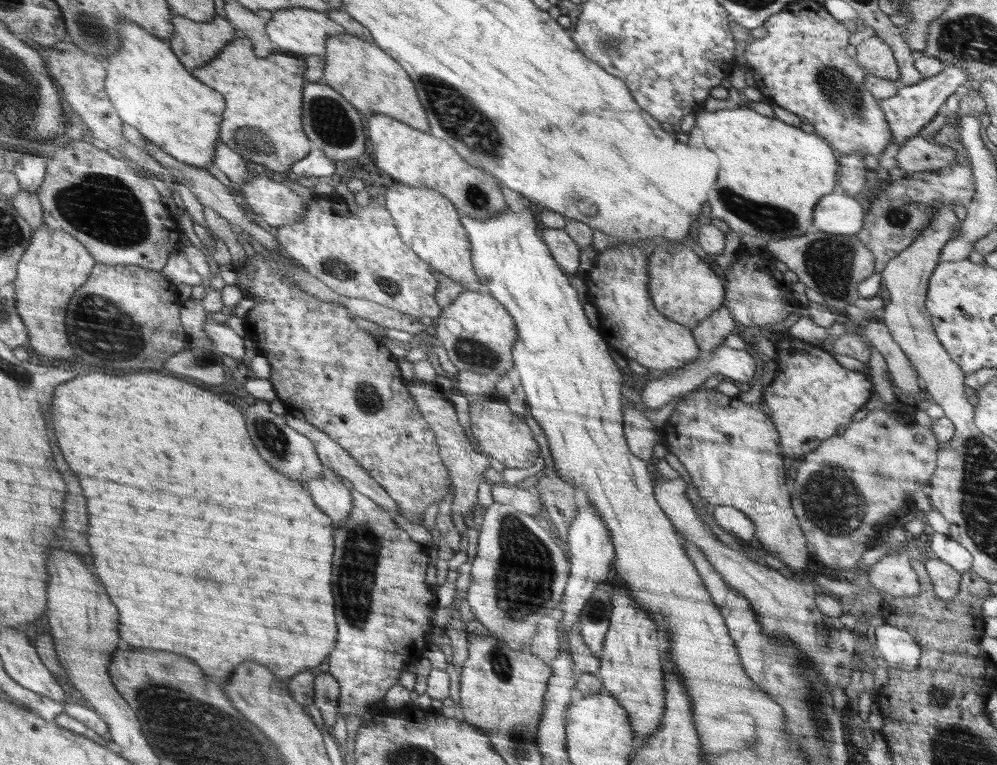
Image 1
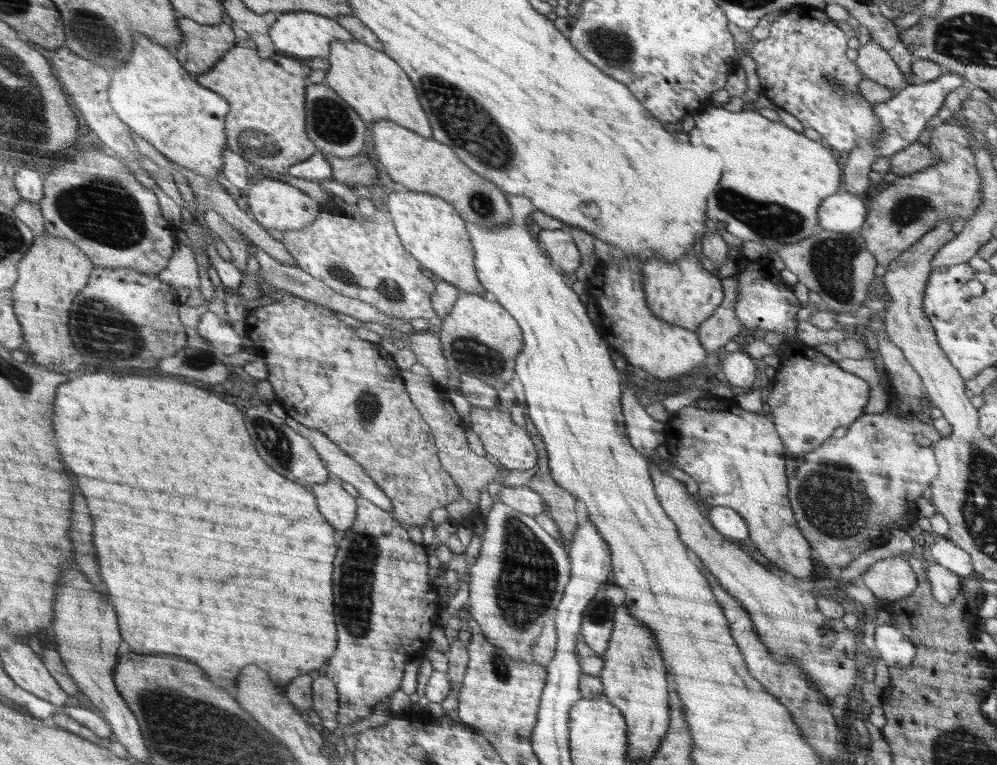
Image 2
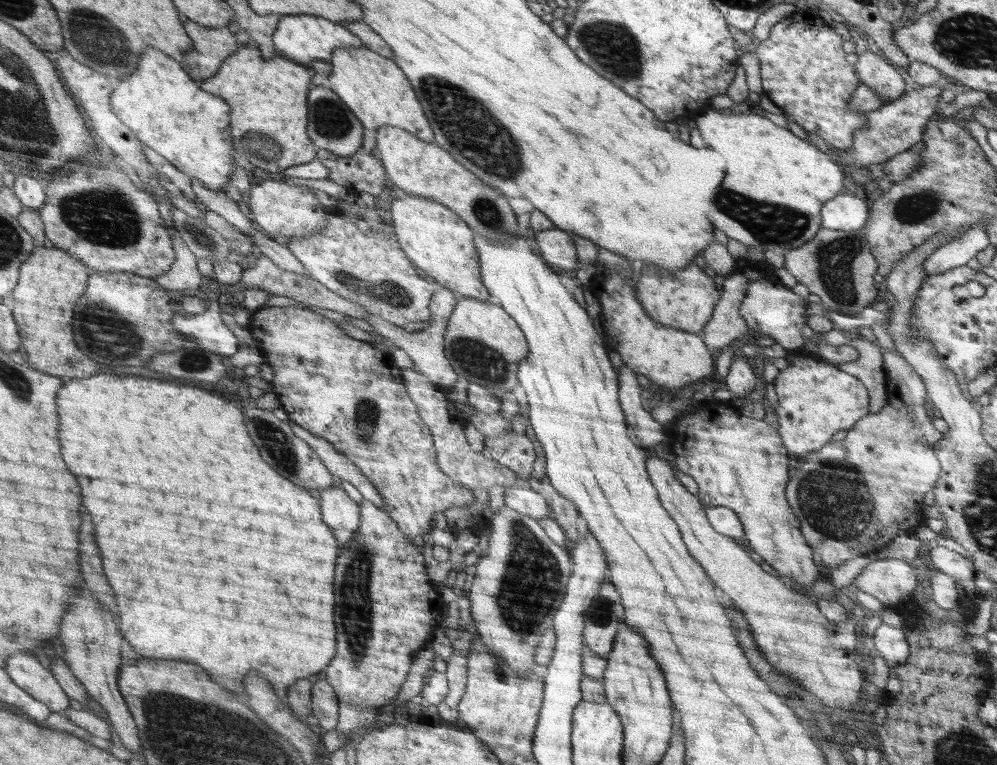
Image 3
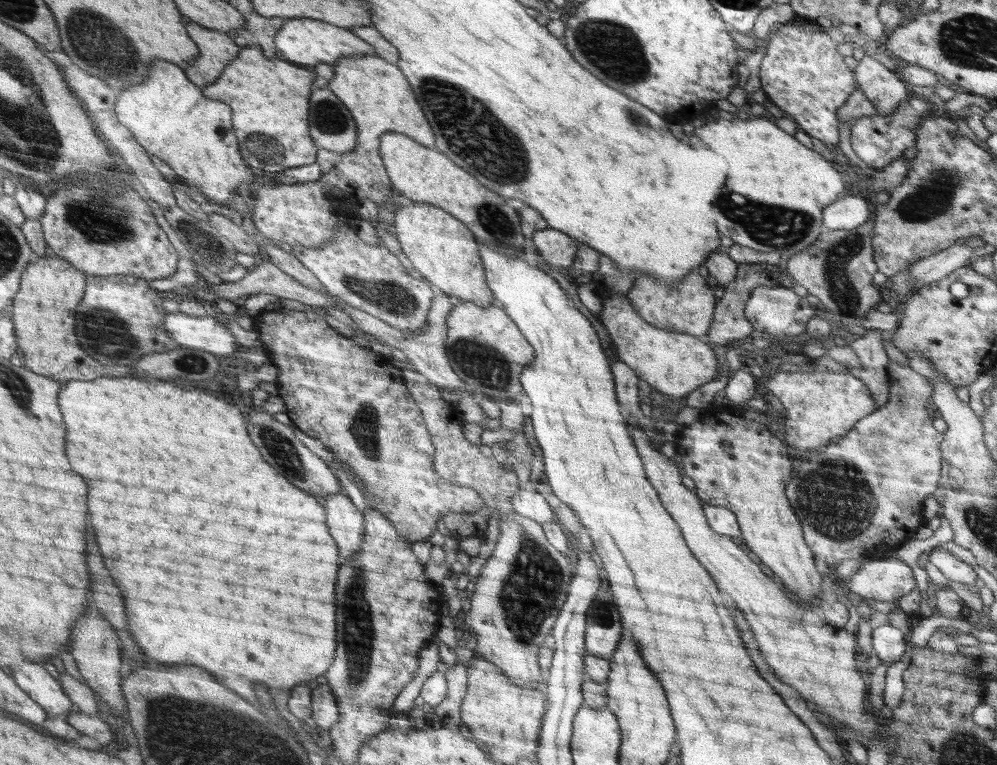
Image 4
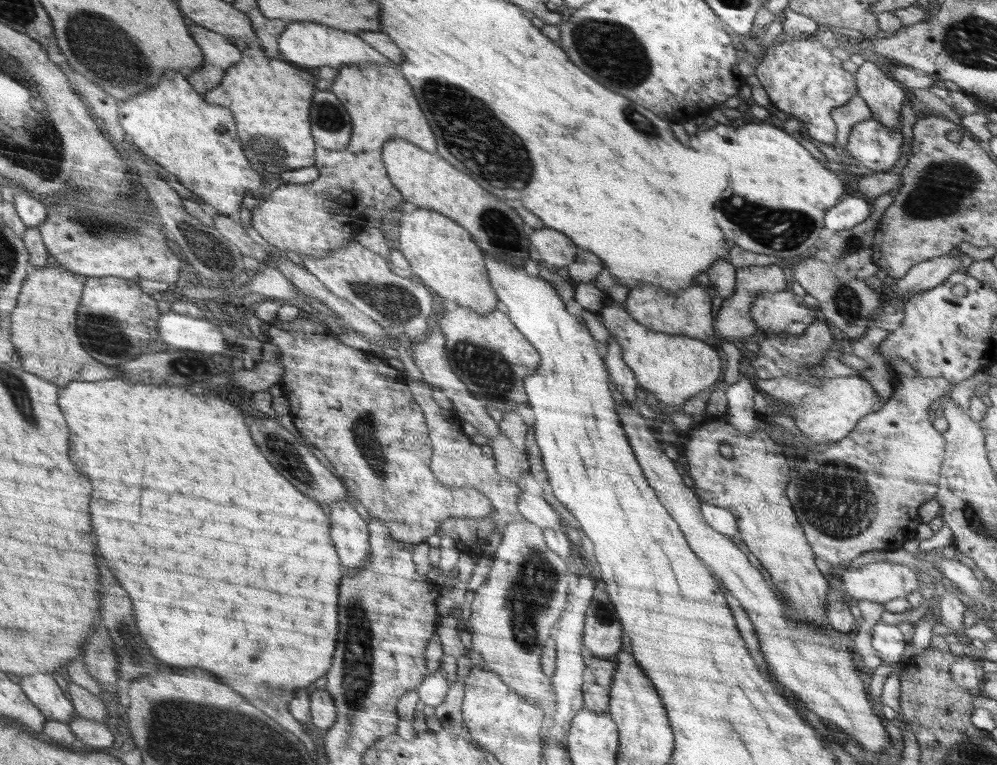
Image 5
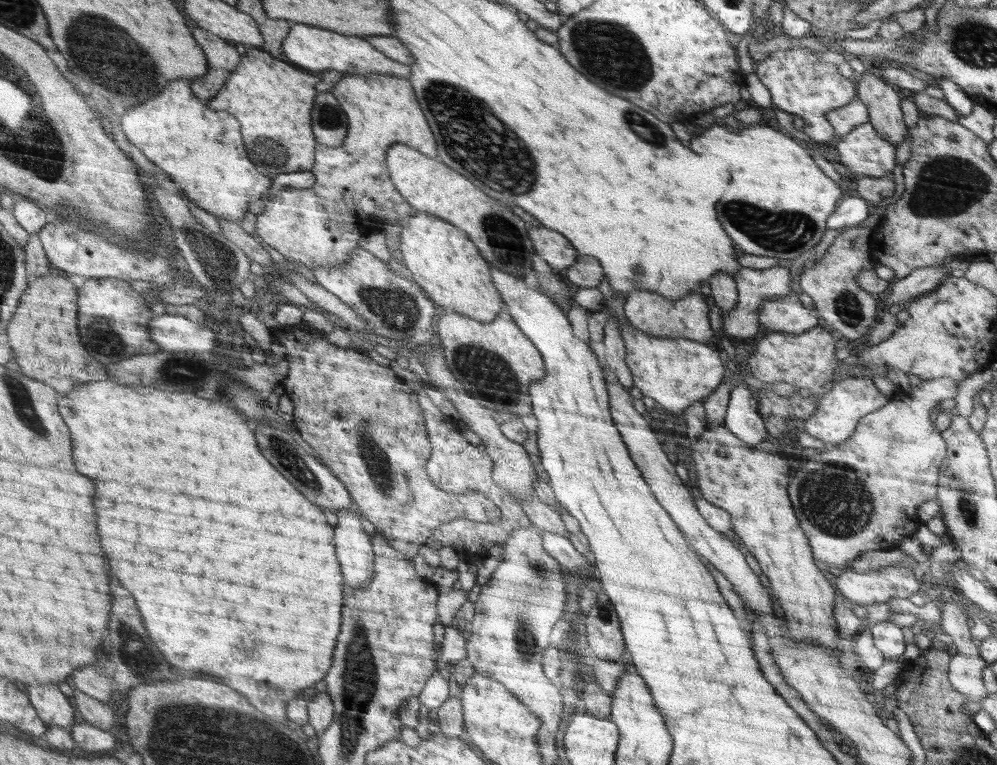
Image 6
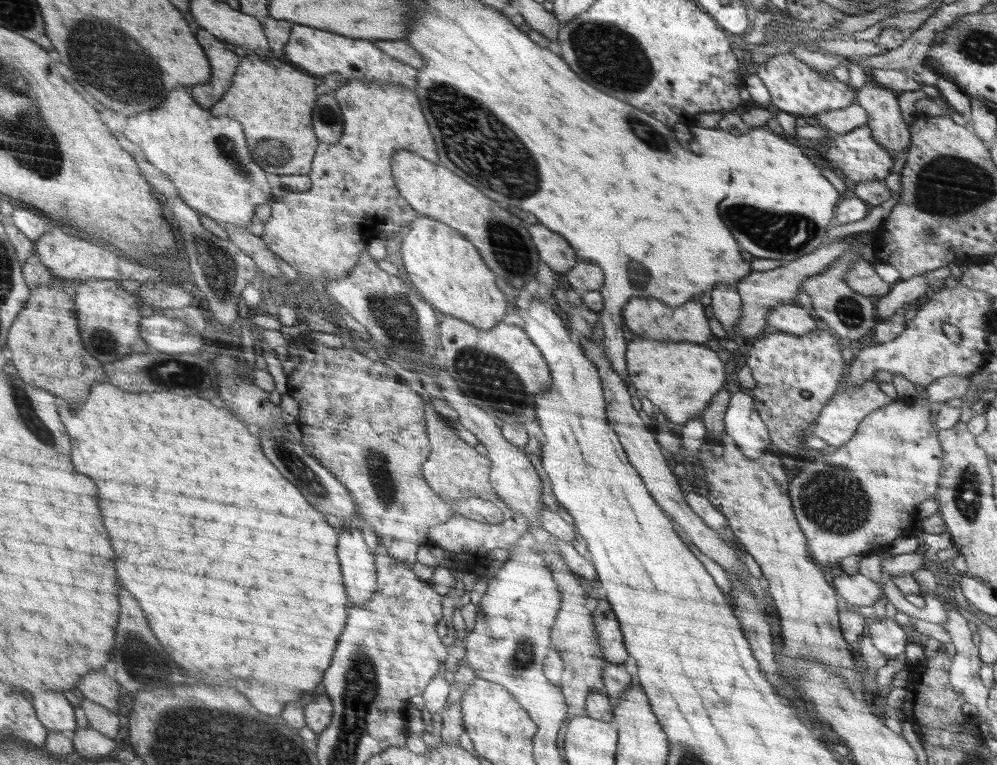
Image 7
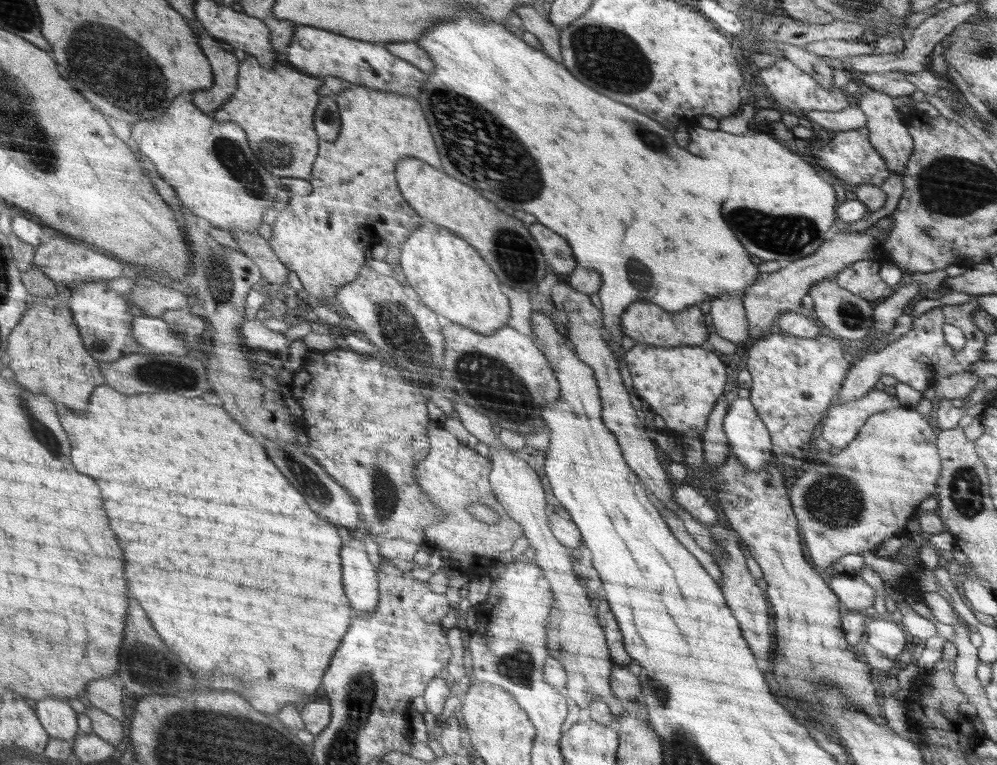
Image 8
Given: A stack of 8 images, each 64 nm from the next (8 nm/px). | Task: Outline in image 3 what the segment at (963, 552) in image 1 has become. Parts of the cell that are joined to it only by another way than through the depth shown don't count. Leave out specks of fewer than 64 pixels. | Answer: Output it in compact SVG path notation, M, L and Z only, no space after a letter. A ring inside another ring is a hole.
M931 545L929 549L932 567L941 570L948 576L953 576L957 580L972 580L975 578L976 570L973 561L940 545Z

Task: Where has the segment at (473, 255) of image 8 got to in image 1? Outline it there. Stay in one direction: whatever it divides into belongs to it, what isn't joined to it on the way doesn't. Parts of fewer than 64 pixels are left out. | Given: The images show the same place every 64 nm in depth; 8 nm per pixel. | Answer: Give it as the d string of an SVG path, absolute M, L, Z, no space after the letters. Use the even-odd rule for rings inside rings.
M390 186L386 191L385 207L389 209L396 221L397 231L401 239L422 260L444 276L463 284L467 290L483 291L472 261L472 244L462 224L458 208L452 201L425 186Z

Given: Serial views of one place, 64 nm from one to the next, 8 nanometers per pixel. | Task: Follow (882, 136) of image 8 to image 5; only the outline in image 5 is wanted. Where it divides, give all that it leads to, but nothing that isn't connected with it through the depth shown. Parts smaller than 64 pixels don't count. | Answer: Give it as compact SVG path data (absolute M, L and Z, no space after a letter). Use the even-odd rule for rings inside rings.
M864 61L855 72L858 94L872 111L874 120L886 128L900 128L900 106L904 102L904 84L884 74L872 61Z

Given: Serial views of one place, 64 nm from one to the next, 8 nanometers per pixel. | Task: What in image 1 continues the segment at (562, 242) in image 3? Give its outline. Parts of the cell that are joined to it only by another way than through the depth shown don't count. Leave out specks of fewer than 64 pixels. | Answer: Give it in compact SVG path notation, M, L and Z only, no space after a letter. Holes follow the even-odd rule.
M544 228L542 231L543 240L548 245L550 252L556 257L558 264L562 265L562 270L576 275L581 251L578 245L564 229Z

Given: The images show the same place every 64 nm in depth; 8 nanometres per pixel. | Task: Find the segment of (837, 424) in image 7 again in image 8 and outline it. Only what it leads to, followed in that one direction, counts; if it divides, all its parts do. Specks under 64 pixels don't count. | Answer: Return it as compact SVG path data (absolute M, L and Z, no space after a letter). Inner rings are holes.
M875 387L862 399L850 403L834 402L826 415L820 437L829 442L835 451L845 449L853 442L867 420L877 412L900 407L894 395L886 394L883 387Z

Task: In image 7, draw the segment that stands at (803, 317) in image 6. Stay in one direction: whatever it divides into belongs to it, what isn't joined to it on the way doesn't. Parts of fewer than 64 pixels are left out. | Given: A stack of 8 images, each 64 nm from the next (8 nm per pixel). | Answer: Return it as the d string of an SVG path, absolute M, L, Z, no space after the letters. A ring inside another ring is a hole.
M779 304L767 316L767 326L776 328L781 333L803 336L818 328L820 321L808 314L804 307L795 304Z

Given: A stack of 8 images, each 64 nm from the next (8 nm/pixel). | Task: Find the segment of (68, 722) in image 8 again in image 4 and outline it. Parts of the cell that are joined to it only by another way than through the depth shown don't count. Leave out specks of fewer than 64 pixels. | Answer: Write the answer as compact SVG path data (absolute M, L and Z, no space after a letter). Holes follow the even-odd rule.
M22 662L22 668L16 670L16 680L34 700L37 700L49 712L49 718L69 716L77 709L62 682L56 680L40 664Z

